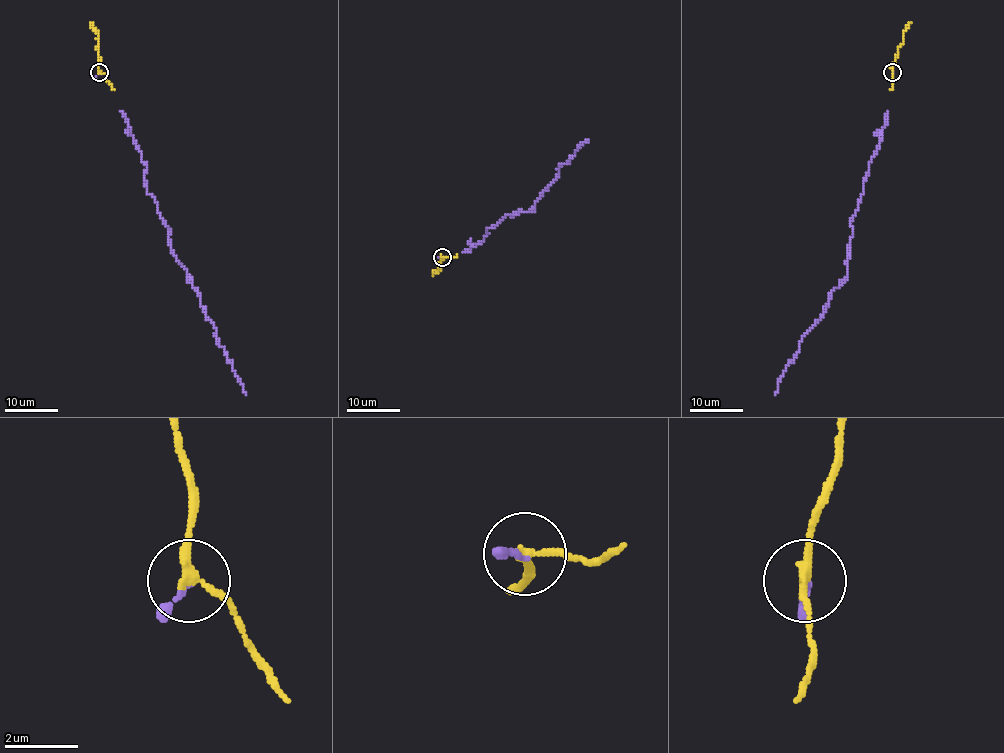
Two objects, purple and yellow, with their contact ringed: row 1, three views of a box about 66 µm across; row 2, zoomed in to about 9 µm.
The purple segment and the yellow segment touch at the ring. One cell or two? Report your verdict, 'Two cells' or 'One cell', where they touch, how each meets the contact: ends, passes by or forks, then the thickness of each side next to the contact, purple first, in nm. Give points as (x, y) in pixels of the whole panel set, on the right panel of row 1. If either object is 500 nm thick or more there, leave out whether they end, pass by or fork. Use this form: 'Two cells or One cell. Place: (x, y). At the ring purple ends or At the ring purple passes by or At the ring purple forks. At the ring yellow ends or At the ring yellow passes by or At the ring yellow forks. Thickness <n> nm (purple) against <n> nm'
One cell. Place: (892, 72). At the ring purple ends. At the ring yellow passes by. Thickness 130 nm (purple) against 240 nm

